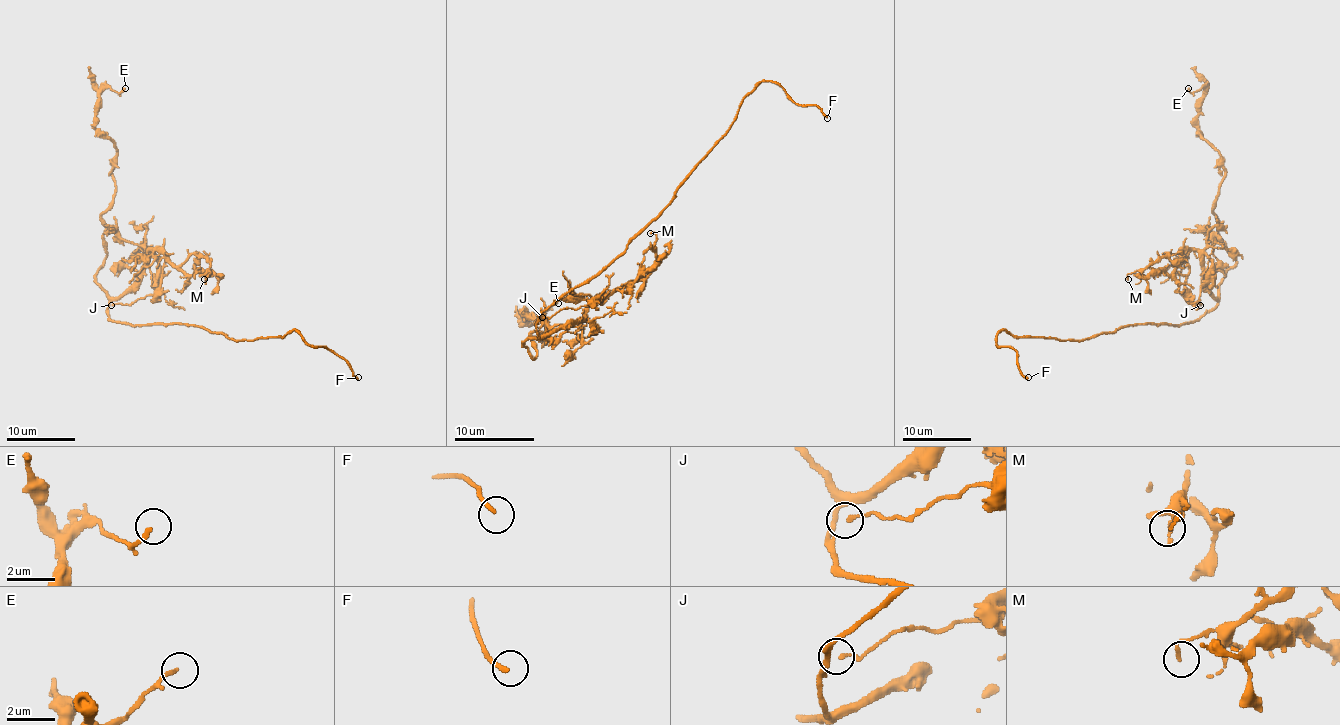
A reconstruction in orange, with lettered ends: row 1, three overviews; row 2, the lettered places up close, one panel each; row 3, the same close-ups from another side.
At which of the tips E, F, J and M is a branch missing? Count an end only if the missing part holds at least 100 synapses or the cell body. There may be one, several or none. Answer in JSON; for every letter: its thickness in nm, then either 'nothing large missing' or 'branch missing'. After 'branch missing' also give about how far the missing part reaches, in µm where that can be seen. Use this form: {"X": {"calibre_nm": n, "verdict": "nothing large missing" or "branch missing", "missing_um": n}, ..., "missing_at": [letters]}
{"E": {"calibre_nm": 170, "verdict": "nothing large missing"}, "F": {"calibre_nm": 180, "verdict": "branch missing", "missing_um": 6}, "J": {"calibre_nm": 100, "verdict": "nothing large missing"}, "M": {"calibre_nm": 120, "verdict": "nothing large missing"}, "missing_at": ["F"]}

